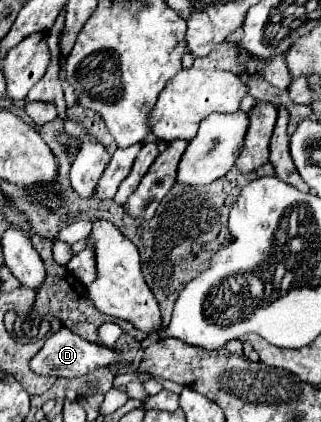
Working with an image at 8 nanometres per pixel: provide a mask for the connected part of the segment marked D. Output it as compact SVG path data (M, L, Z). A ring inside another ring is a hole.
M61 327L61 331L53 333L43 349L35 355L35 359L29 361L31 371L35 371L37 375L55 375L55 377L81 377L81 375L89 375L93 371L105 369L109 367L113 361L117 361L117 357L121 357L121 351L117 349L109 349L109 347L101 347L97 343L89 343L85 339L81 339L79 335L67 331L67 327Z

